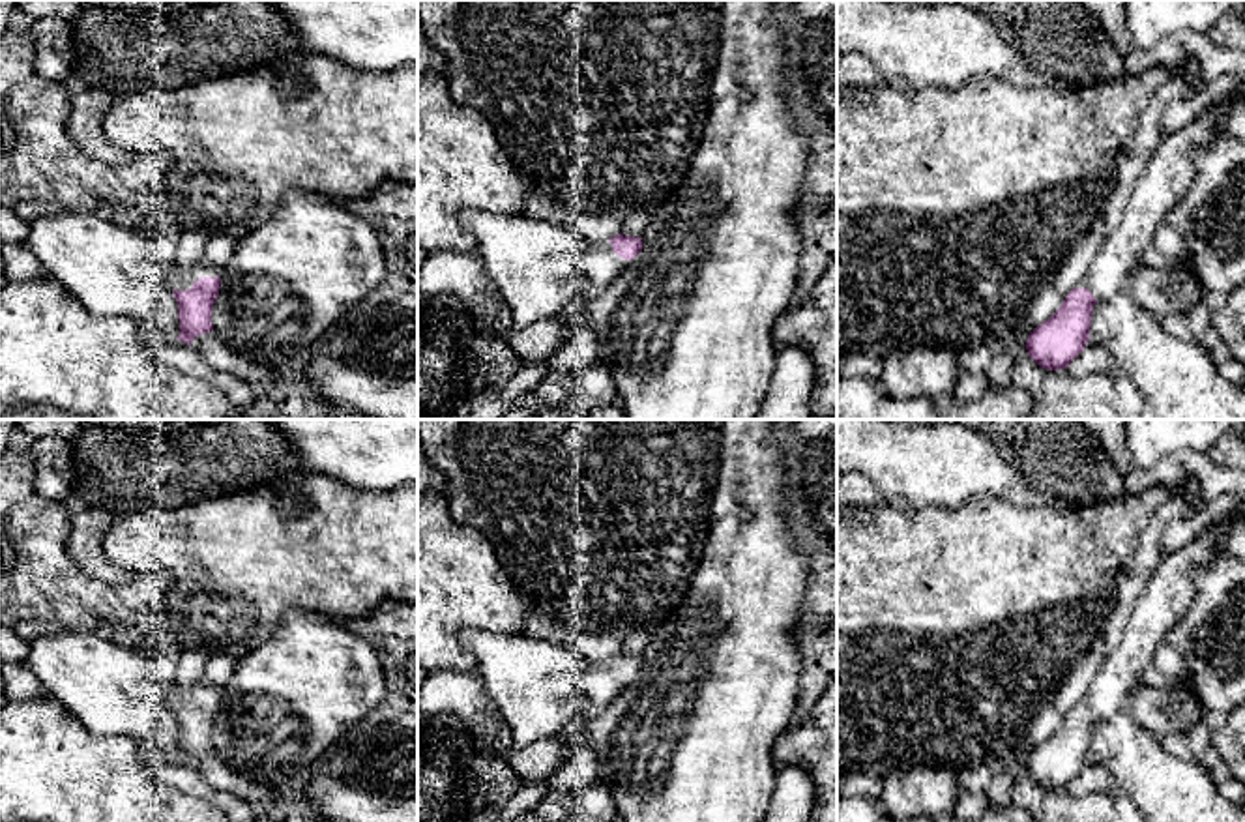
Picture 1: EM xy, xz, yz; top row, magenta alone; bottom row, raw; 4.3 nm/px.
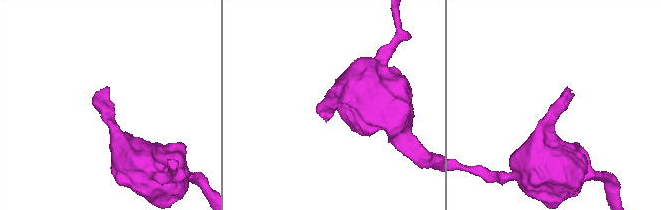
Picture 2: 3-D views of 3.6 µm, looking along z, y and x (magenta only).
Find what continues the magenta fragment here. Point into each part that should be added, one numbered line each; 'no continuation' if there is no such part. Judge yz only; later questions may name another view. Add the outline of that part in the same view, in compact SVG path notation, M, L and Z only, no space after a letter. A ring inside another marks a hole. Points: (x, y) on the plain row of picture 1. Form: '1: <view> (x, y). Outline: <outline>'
1: yz (1169, 594). Outline: M1215 524L1157 565L1131 612L1120 646L1103 663L1077 708L1088 708L1101 721L1127 706L1157 646L1193 605L1198 571L1211 567L1221 554L1221 530L1223 524Z

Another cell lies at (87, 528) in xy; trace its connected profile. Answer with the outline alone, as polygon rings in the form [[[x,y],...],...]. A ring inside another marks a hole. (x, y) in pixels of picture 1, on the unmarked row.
[[[84,507],[71,513],[66,550],[86,575],[107,584],[124,584],[131,579],[125,567],[112,564],[103,550],[103,539],[116,517],[107,507]]]

